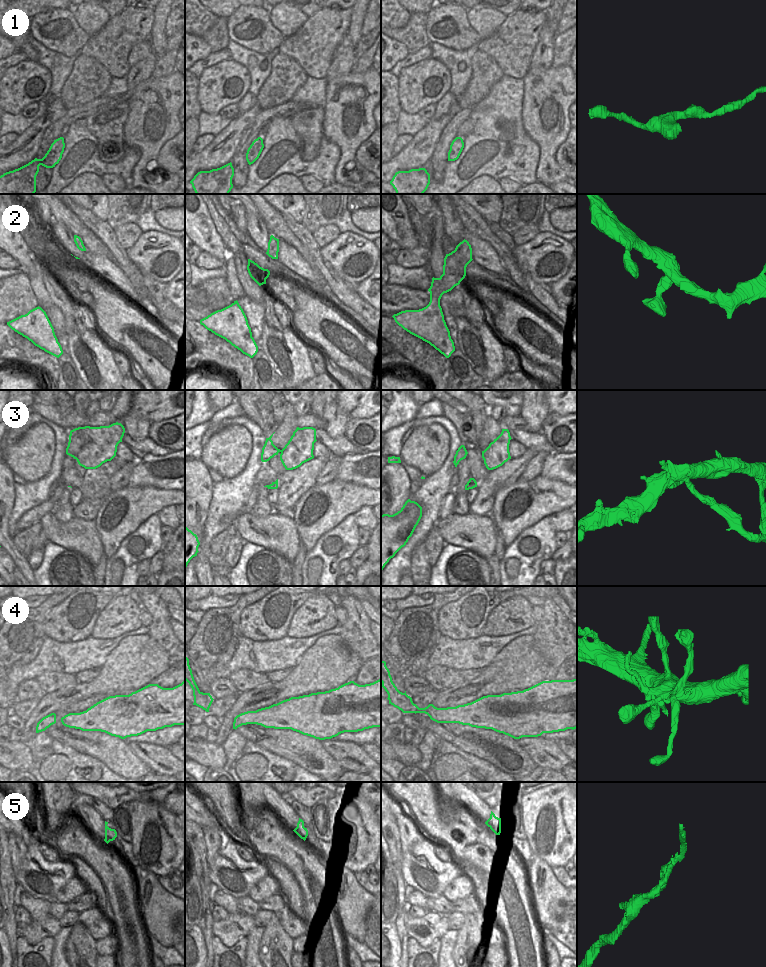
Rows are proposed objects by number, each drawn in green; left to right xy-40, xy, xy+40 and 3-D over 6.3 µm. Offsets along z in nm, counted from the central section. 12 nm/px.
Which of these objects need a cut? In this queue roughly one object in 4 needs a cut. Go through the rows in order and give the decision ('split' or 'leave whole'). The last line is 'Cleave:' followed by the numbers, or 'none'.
1: leave whole
2: leave whole
3: leave whole
4: split
5: split
Cleave: 4, 5

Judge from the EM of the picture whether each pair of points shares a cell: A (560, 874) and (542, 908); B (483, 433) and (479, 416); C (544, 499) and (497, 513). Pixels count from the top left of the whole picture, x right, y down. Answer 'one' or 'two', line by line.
A: two
B: one
C: one

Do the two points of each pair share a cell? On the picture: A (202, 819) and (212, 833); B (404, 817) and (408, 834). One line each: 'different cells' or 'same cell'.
A: different cells
B: same cell

